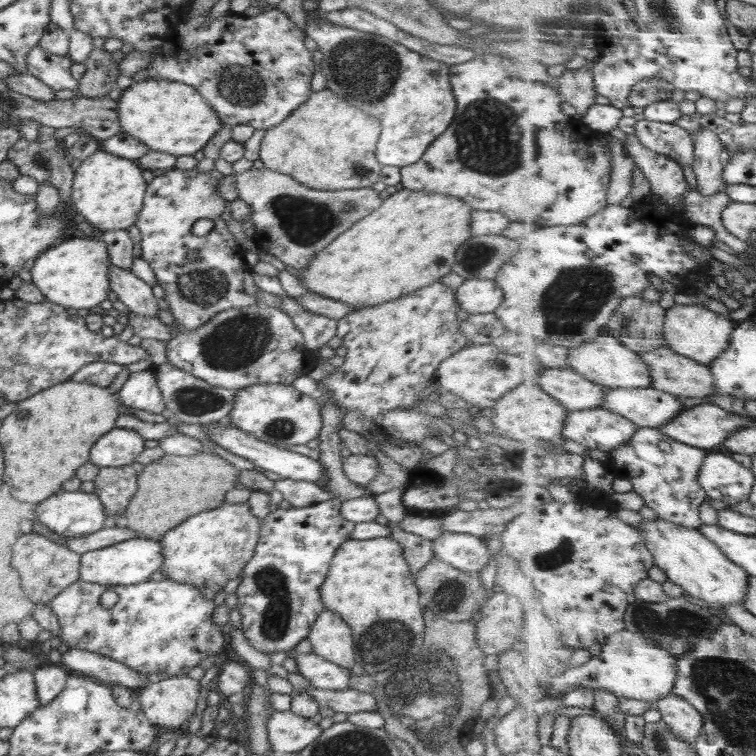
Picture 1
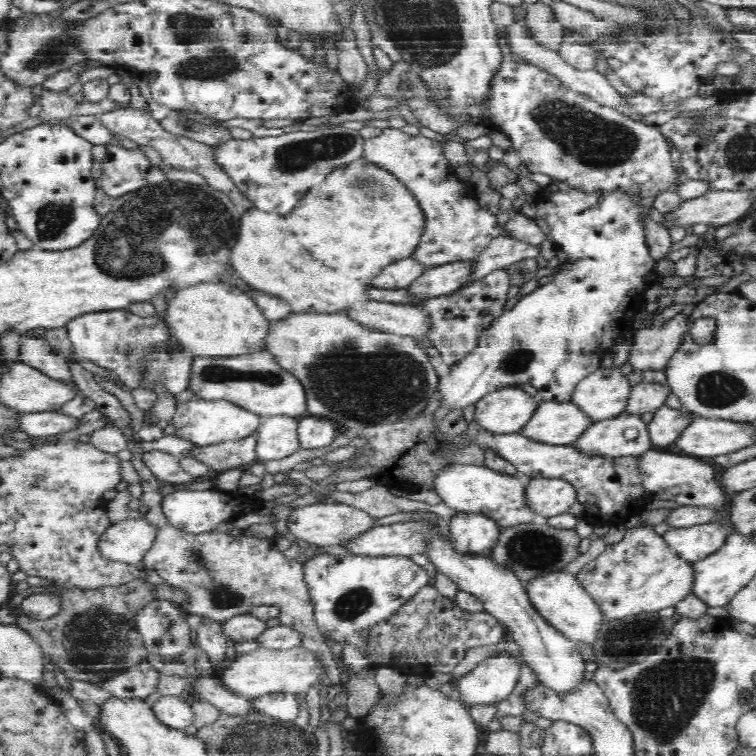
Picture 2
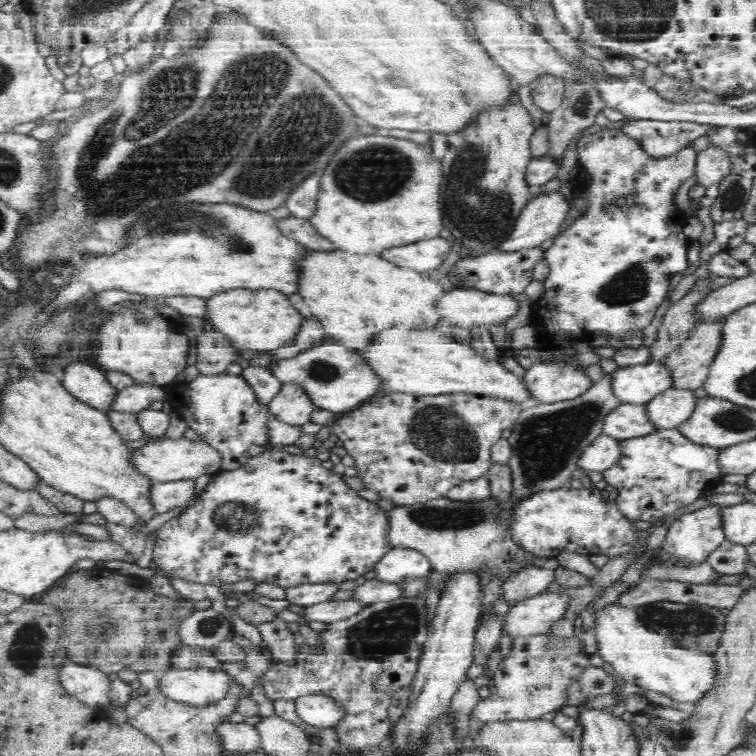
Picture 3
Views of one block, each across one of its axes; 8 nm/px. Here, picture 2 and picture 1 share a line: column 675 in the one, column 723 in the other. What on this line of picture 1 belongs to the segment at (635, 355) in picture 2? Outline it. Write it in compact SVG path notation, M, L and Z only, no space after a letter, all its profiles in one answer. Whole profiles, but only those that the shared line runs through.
M675 304L667 312L665 335L672 350L692 360L710 365L722 357L730 346L733 346L734 330L737 327L737 322L732 321L728 316L712 312L706 306Z

